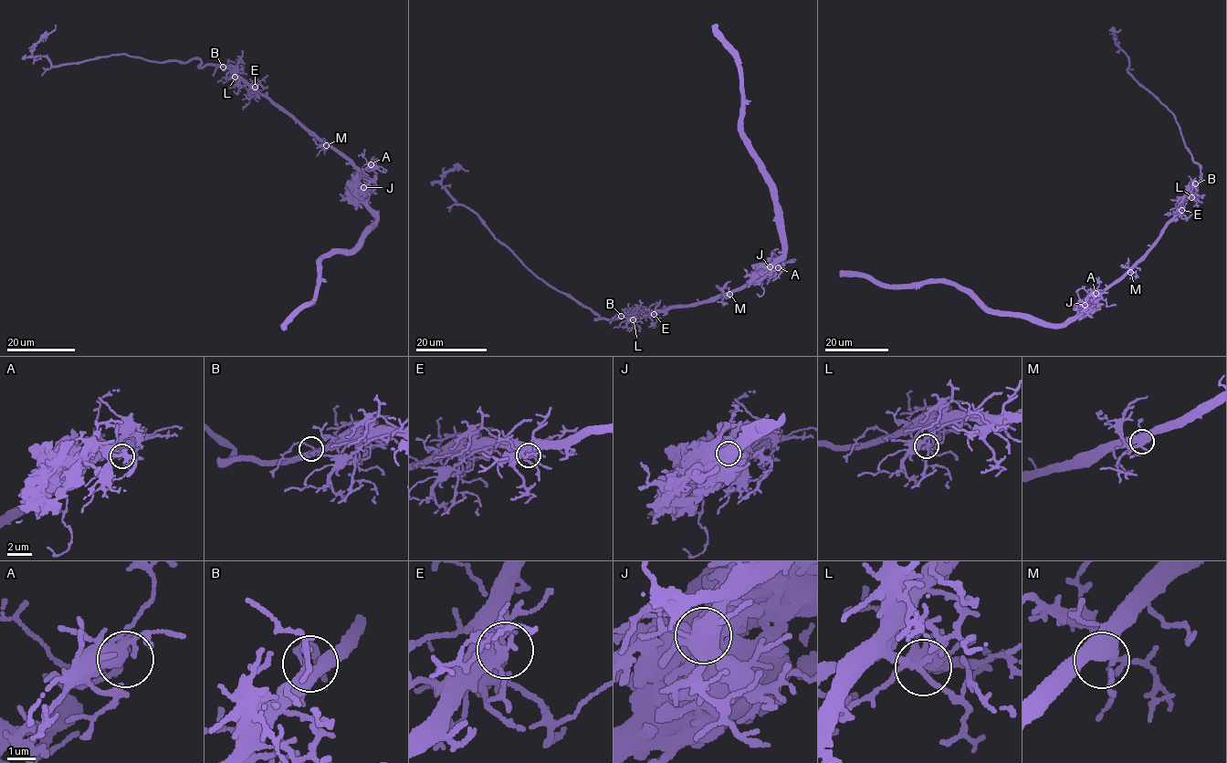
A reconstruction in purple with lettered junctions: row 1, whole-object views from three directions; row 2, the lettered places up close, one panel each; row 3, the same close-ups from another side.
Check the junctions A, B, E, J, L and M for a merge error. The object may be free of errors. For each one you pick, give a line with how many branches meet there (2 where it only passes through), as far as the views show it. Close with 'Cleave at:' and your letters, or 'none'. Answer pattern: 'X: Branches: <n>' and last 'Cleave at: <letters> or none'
J: Branches: 5
Cleave at: J

